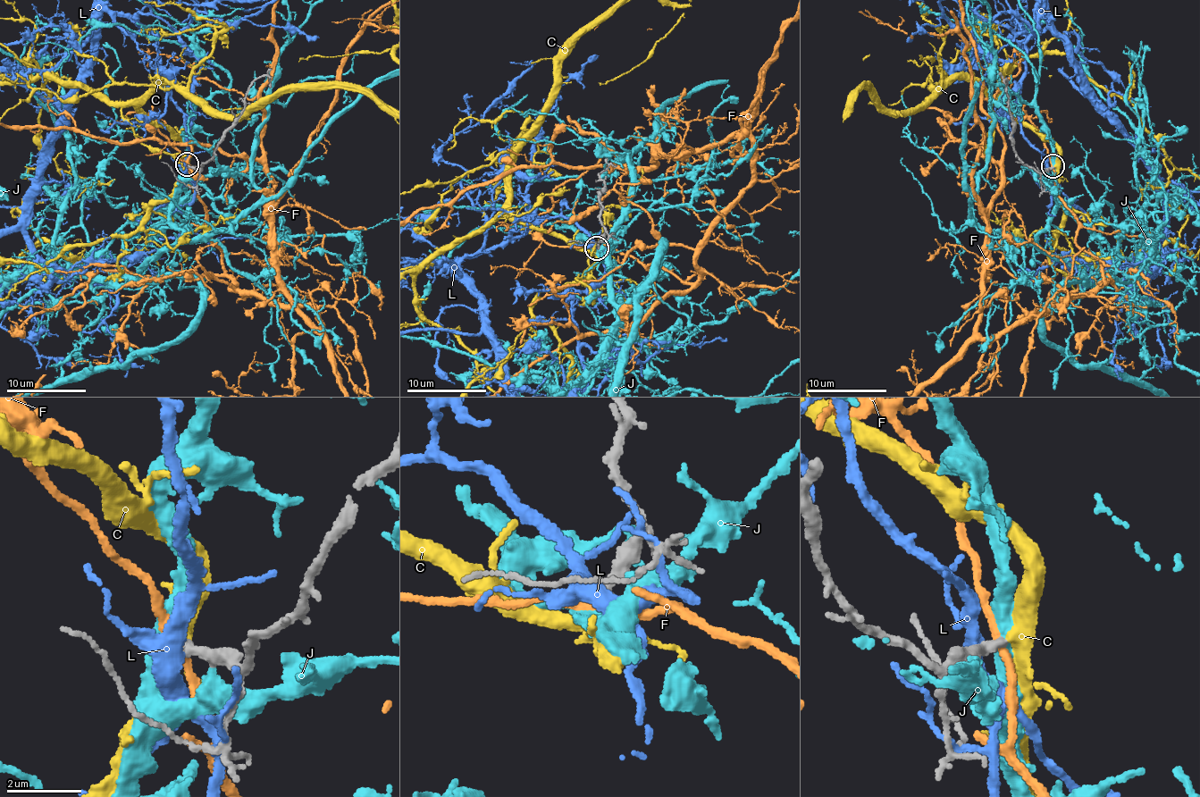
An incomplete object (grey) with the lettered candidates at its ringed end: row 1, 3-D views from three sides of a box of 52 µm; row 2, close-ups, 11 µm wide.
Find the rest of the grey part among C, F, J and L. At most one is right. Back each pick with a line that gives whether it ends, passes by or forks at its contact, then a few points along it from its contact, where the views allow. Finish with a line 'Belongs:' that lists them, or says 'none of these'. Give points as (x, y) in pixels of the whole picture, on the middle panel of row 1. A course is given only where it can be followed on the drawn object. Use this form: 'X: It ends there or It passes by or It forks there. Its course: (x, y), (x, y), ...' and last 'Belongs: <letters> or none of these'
C: It forks there
Belongs: C

